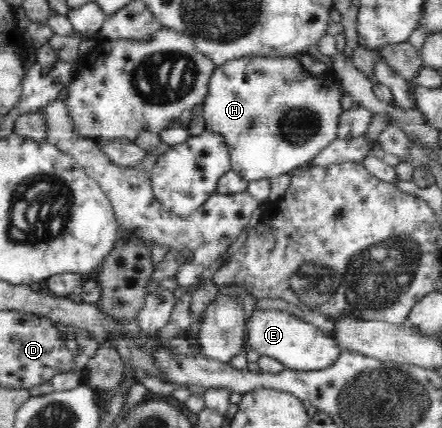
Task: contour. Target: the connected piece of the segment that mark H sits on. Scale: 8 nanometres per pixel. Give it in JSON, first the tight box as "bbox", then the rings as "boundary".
{"bbox":[203,55,343,184],"boundary":[[[297,55],[294,56],[247,56],[243,59],[237,59],[234,62],[229,62],[223,67],[217,67],[215,75],[211,77],[209,84],[209,93],[206,97],[206,102],[203,104],[203,117],[206,121],[206,131],[213,135],[219,135],[224,138],[227,143],[227,148],[230,151],[231,167],[235,174],[243,178],[243,181],[250,184],[259,180],[269,180],[279,175],[293,173],[295,170],[313,165],[314,157],[317,157],[323,149],[329,147],[335,139],[339,139],[339,124],[342,118],[343,108],[342,99],[343,86],[341,82],[335,79],[335,85],[329,85],[325,81],[321,81],[321,76],[313,77],[309,74],[306,67],[297,60]]]}

